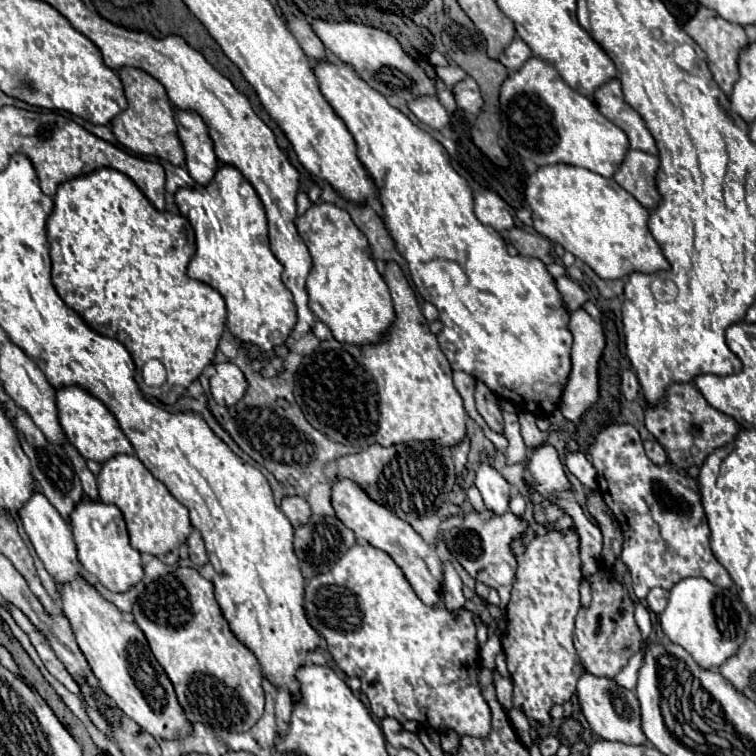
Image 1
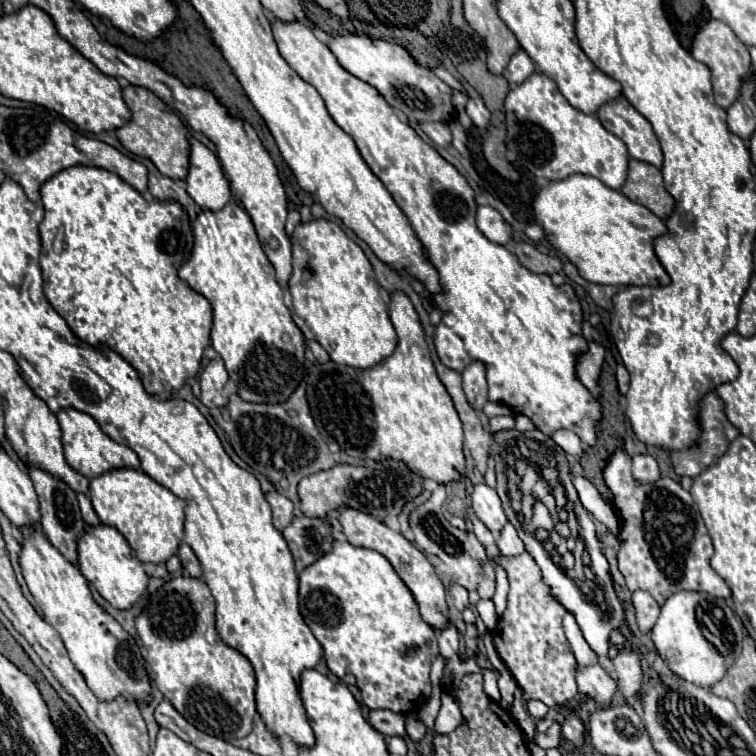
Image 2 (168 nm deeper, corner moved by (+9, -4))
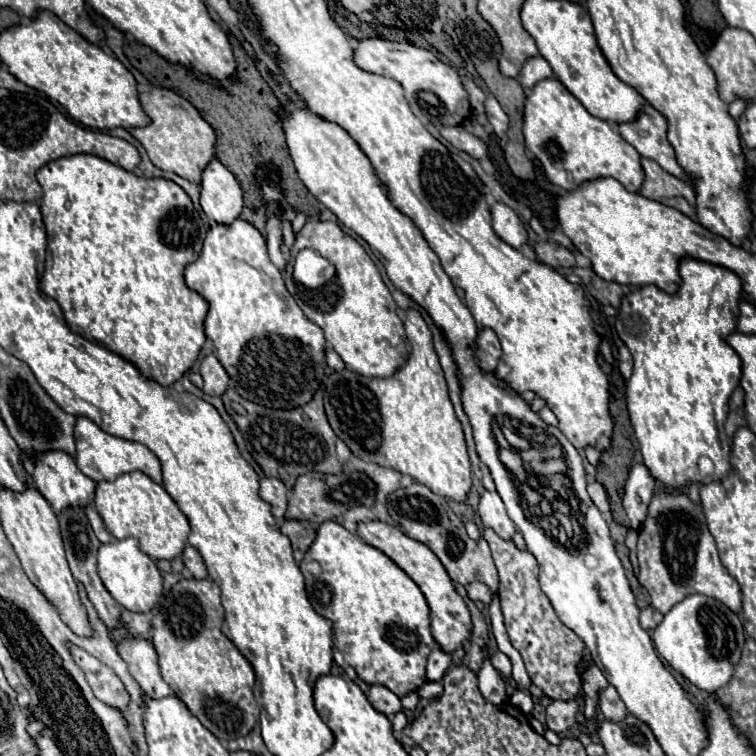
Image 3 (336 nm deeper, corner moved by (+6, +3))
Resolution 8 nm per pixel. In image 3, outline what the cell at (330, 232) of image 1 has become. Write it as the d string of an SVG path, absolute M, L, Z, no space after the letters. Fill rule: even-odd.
M309 220L297 234L295 246L317 248L319 254L335 264L335 288L309 290L305 286L293 286L291 292L303 314L323 330L327 344L331 344L343 358L347 370L371 378L389 378L403 368L411 346L407 342L403 322L397 316L397 304L363 246L355 238L347 236L335 222L321 220ZM335 256L347 256L347 260Z

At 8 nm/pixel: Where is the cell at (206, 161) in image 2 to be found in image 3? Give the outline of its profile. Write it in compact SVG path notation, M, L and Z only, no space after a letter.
M213 160L201 180L201 208L219 224L233 224L243 210L243 190L219 160Z

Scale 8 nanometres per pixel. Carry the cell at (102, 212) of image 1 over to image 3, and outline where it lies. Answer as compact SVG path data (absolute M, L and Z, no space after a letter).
M93 154L51 160L39 168L37 182L43 188L41 214L49 246L41 290L57 300L73 332L119 354L147 380L161 386L177 382L197 360L205 342L203 320L207 316L205 298L189 290L183 278L185 266L197 260L207 234L191 198L171 180L139 178Z

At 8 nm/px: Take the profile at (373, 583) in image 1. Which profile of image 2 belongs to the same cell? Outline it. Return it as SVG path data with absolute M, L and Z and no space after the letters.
M336 541L332 553L324 555L300 573L300 613L314 637L324 647L328 669L340 679L346 673L356 677L362 703L374 709L388 709L400 715L416 713L430 699L430 667L438 657L434 629L420 617L418 605L394 567L378 551Z

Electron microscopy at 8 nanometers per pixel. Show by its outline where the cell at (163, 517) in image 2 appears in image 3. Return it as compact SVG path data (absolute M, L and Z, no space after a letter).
M129 472L121 474L113 482L99 482L95 490L95 510L117 540L129 536L137 538L141 550L153 560L173 560L183 554L189 536L189 522L167 490L143 472Z

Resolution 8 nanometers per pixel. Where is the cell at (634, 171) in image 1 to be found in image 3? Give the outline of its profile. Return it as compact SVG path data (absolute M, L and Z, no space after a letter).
M641 160L645 170L645 182L641 188L641 194L649 200L657 200L665 206L671 206L689 218L695 218L697 202L695 202L695 188L691 184L671 176L665 172L655 160Z

